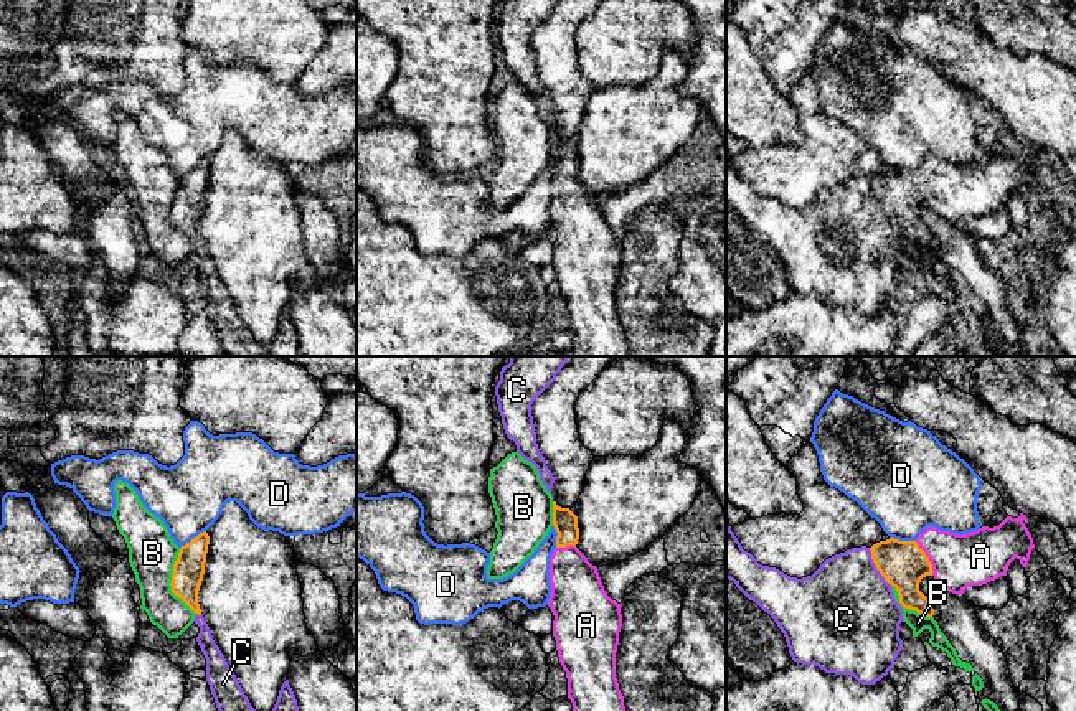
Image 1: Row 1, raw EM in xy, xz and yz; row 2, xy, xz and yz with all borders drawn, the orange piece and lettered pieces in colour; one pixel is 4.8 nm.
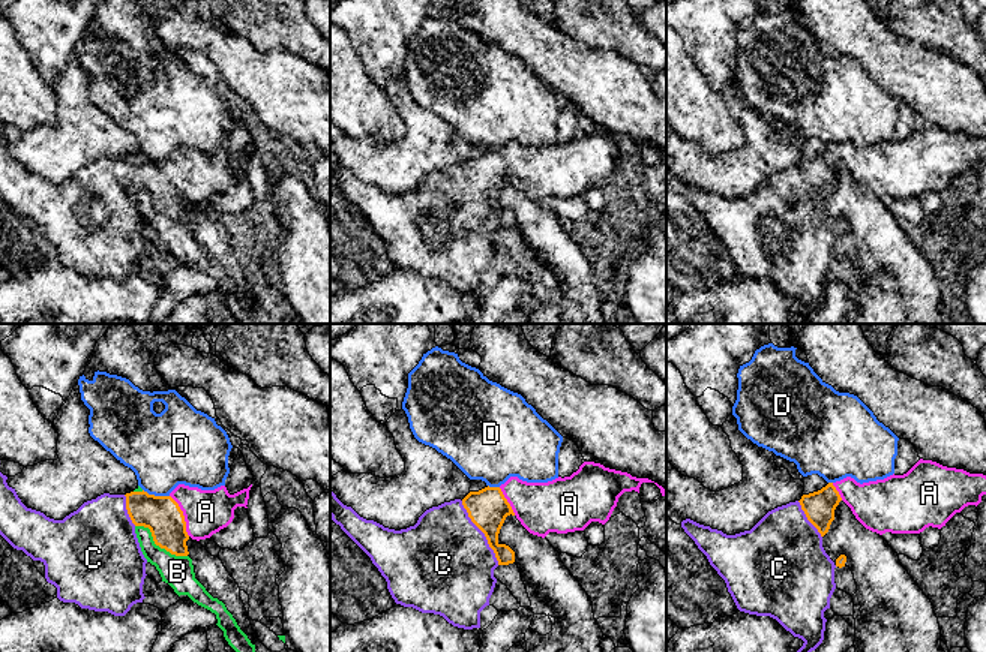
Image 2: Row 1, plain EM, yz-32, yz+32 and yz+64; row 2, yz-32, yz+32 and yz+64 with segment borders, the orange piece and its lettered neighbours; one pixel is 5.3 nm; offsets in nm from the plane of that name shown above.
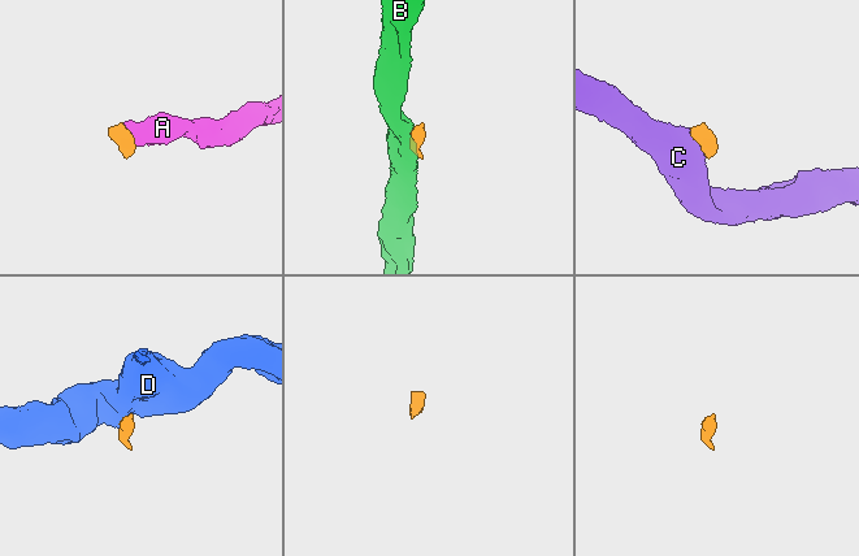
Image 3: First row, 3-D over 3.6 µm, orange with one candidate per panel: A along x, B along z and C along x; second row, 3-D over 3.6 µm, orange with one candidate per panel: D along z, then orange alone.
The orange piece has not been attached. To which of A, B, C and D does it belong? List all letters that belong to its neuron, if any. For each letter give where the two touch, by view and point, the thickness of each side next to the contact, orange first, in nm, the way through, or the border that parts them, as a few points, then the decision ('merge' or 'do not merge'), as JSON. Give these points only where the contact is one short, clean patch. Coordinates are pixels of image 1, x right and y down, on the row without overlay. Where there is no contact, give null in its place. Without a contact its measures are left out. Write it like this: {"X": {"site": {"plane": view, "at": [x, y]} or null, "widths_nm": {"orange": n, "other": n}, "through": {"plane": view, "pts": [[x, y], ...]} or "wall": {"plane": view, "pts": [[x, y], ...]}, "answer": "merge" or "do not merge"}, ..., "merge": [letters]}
{"A": {"site": {"plane": "yz", "at": [928, 188]}, "widths_nm": {"orange": 220, "other": 260}, "through": {"plane": "yz", "pts": [[903, 195], [928, 188], [976, 188]]}, "answer": "merge"}, "B": {"site": {"plane": "xy", "at": [172, 211]}, "widths_nm": {"orange": 150, "other": 240}, "answer": "do not merge"}, "C": {"site": {"plane": "yz", "at": [877, 198]}, "widths_nm": {"orange": 220, "other": 460}, "through": {"plane": "yz", "pts": [[903, 195], [877, 198], [847, 240]]}, "answer": "merge"}, "D": {"site": {"plane": "xy", "at": [193, 169]}, "widths_nm": {"orange": 150, "other": 340}, "wall": {"plane": "xy", "pts": [[205, 160], [180, 178]]}, "answer": "do not merge"}, "merge": ["A", "C"]}

